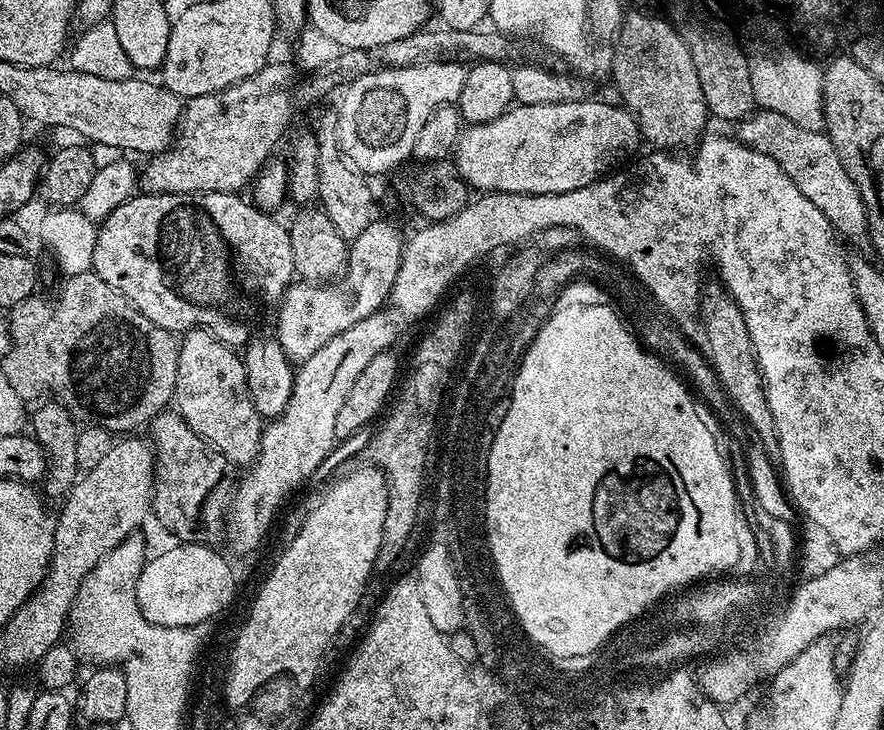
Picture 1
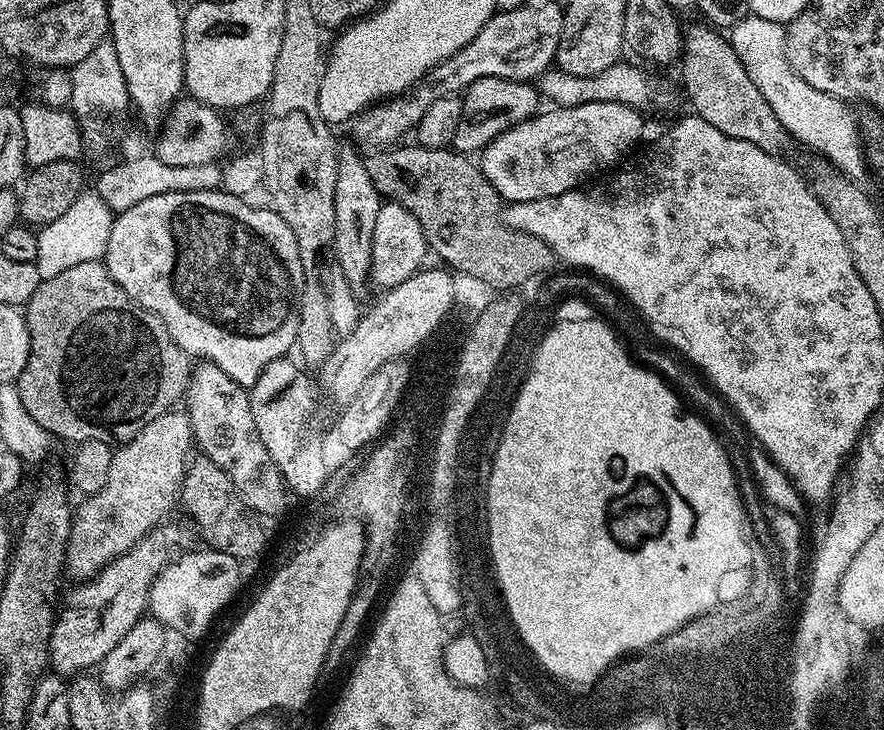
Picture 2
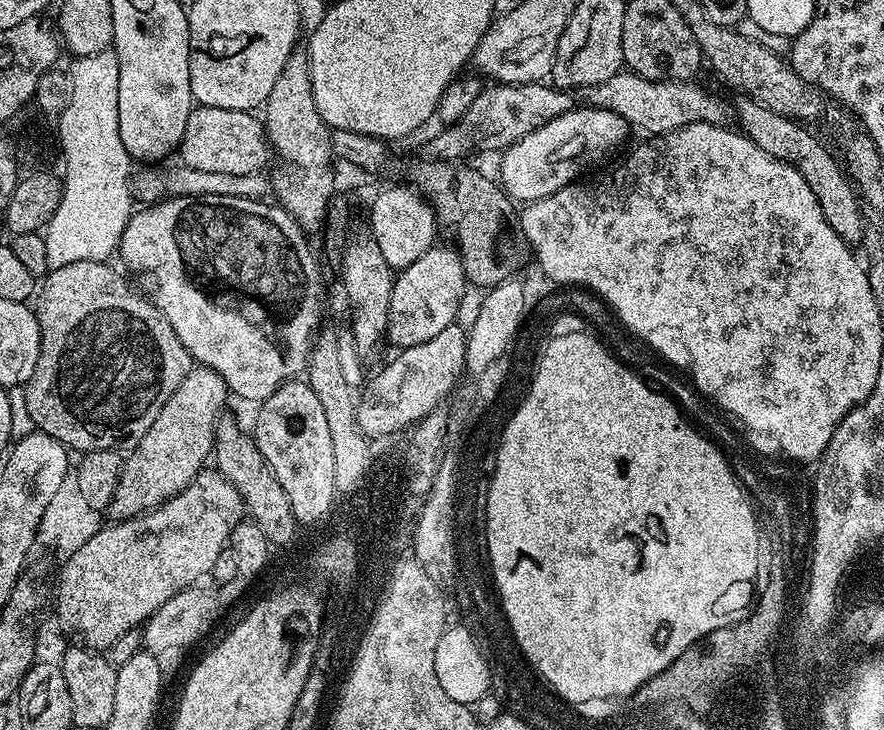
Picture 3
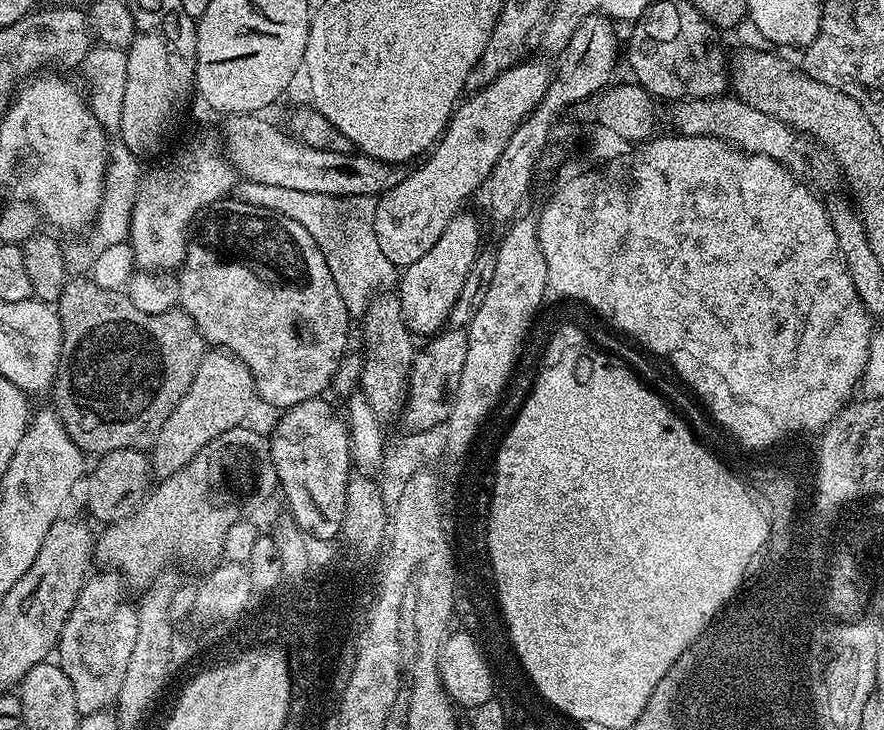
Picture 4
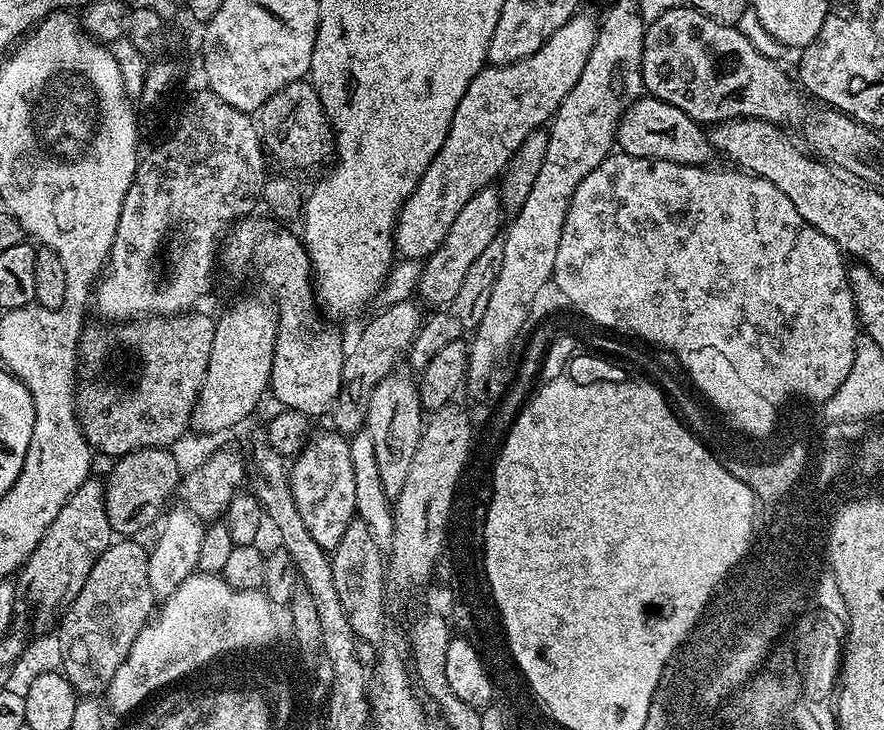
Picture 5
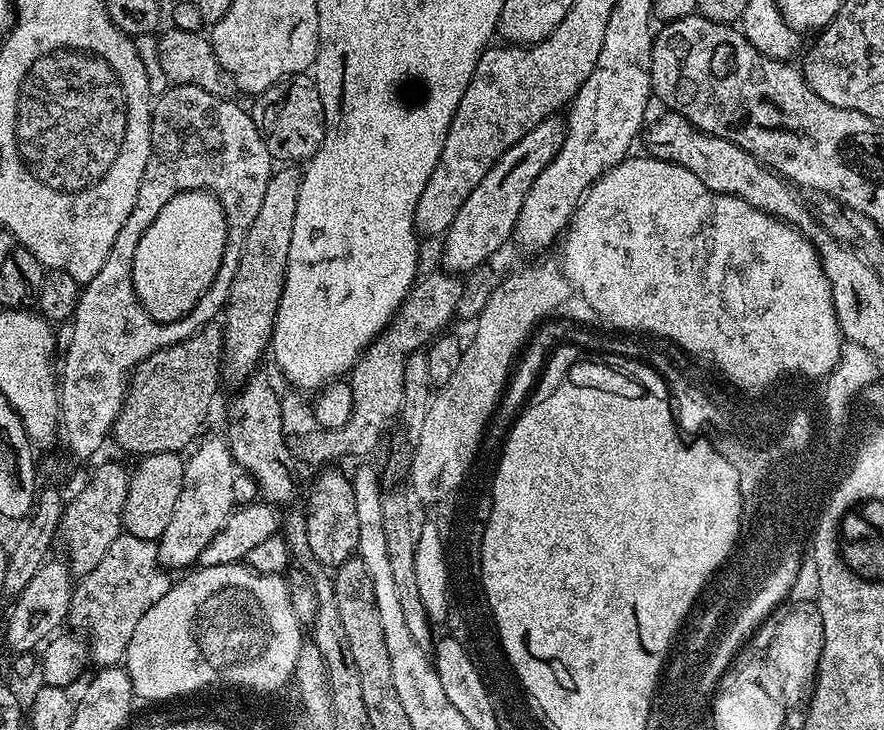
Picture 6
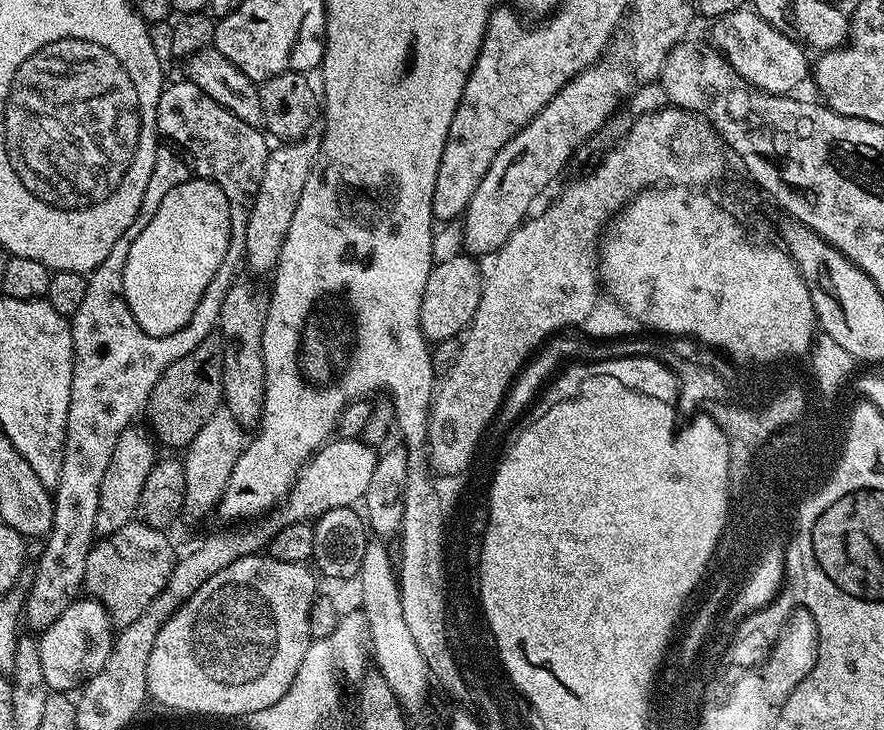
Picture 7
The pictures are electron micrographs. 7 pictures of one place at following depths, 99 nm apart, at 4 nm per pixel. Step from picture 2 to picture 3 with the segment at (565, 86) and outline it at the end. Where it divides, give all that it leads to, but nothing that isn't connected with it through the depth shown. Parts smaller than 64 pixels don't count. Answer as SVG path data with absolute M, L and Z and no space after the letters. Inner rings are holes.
M621 70L614 74L606 82L599 82L598 85L591 85L586 90L588 96L587 103L593 108L605 108L611 112L616 112L633 129L641 128L644 132L649 132L649 137L655 138L678 130L682 126L691 124L719 124L723 125L728 116L728 108L716 96L711 96L704 89L699 88L699 83L686 80L647 80L638 73L631 70Z

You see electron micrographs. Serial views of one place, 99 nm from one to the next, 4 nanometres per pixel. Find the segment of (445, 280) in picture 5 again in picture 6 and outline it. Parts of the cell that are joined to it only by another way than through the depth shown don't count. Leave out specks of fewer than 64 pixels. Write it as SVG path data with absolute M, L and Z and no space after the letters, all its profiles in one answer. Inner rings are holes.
M559 115L547 116L530 134L526 134L474 186L474 194L462 202L462 210L450 222L448 231L444 233L444 253L440 255L441 265L449 273L471 274L480 267L487 264L492 257L501 251L500 248L508 239L513 239L516 223L519 218L519 211L522 210L523 200L526 198L527 191L538 178L538 174L550 165L551 160L559 152L563 144L565 133L565 121ZM464 272L464 273L462 273Z

